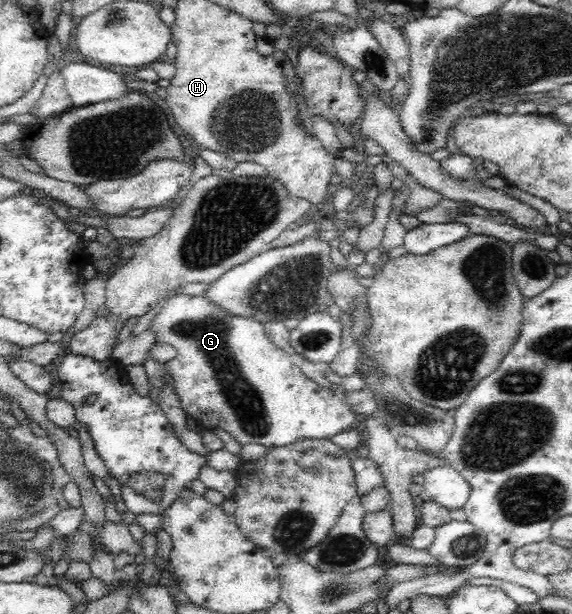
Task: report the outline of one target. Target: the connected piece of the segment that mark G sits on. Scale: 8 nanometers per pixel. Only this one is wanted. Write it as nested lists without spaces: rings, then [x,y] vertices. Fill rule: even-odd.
[[[173,293],[160,305],[147,330],[153,332],[156,341],[173,345],[177,350],[177,356],[164,363],[164,368],[171,376],[173,391],[179,396],[182,408],[205,430],[225,429],[242,445],[260,443],[276,448],[300,439],[330,438],[358,424],[354,410],[342,397],[301,372],[304,357],[277,347],[260,321],[229,314],[203,296]]]

